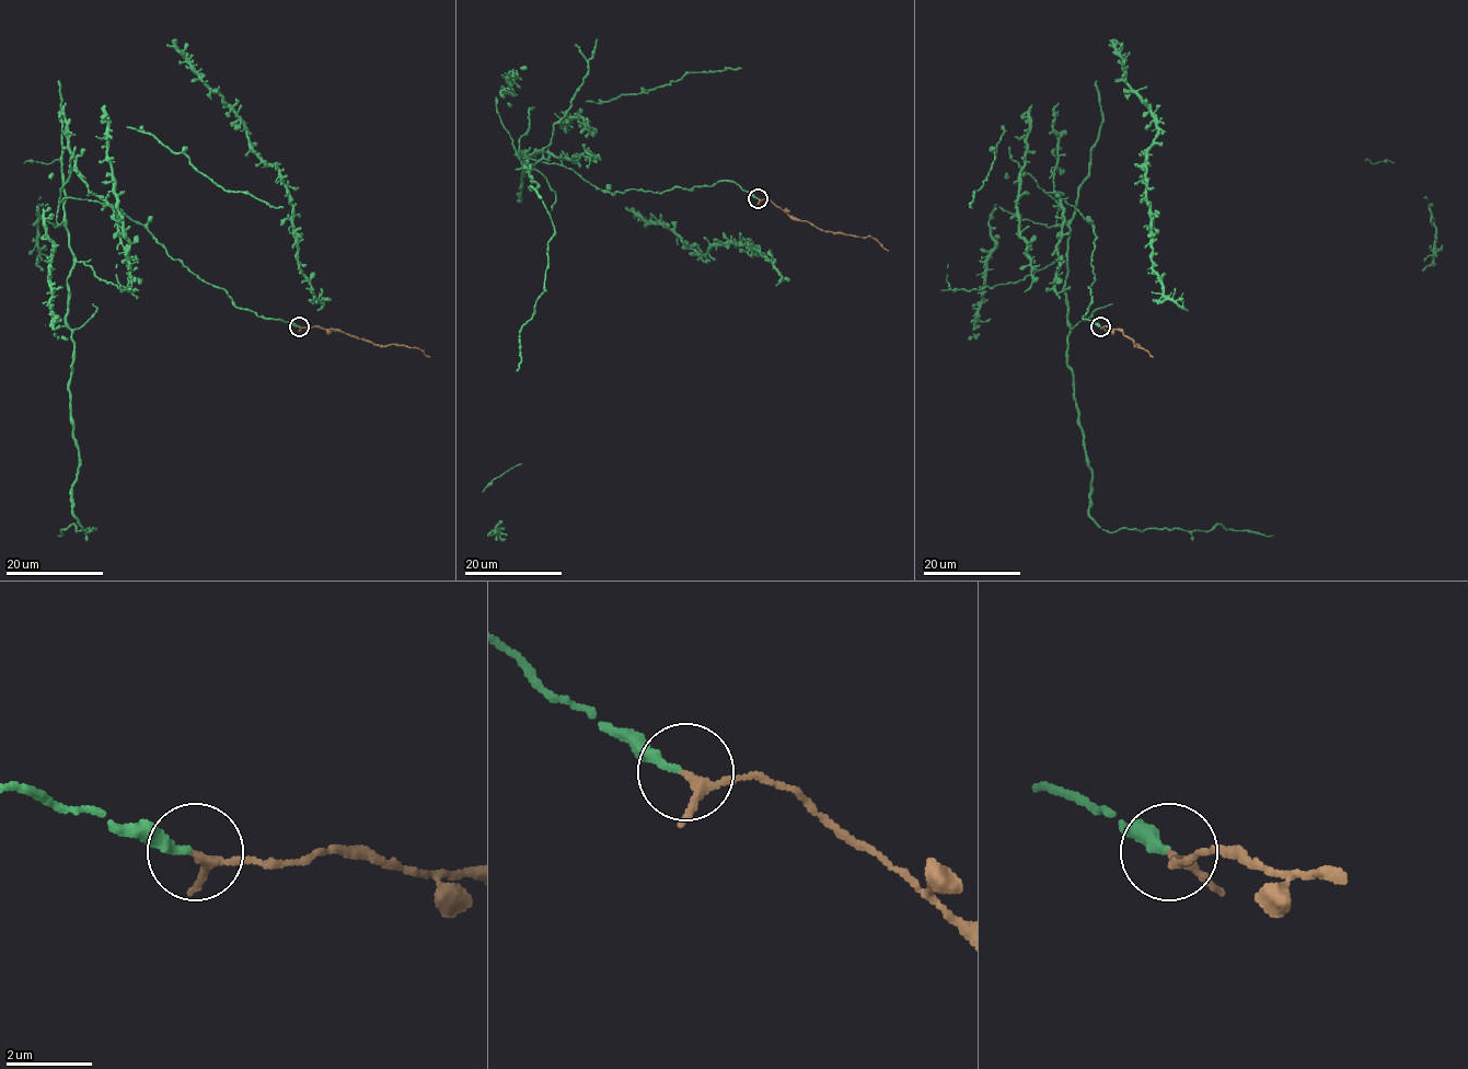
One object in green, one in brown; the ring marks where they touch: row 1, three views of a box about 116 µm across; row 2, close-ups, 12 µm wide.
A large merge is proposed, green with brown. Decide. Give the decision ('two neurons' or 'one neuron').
one neuron

